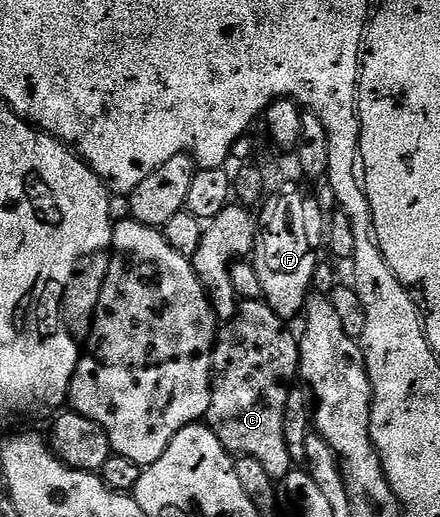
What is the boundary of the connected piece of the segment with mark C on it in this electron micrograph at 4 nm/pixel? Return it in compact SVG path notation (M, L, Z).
M249 299L239 304L234 317L218 328L215 336L215 369L211 377L211 404L205 416L206 426L232 456L253 457L261 461L269 477L282 481L293 462L285 441L285 411L291 386L299 375L299 339L288 324L265 301Z

